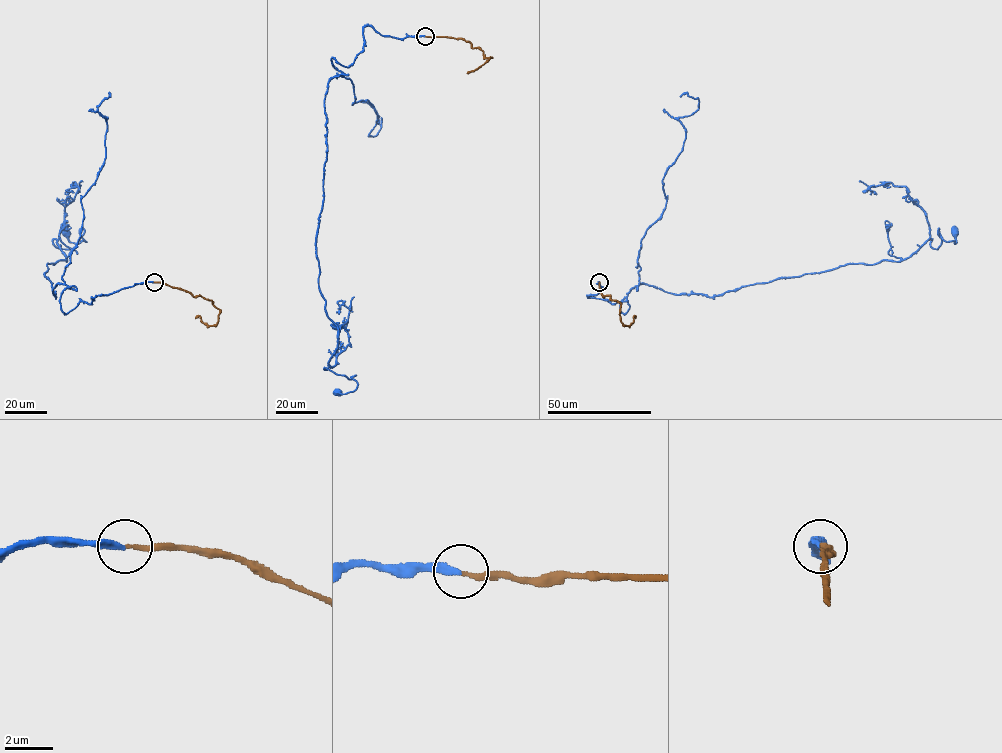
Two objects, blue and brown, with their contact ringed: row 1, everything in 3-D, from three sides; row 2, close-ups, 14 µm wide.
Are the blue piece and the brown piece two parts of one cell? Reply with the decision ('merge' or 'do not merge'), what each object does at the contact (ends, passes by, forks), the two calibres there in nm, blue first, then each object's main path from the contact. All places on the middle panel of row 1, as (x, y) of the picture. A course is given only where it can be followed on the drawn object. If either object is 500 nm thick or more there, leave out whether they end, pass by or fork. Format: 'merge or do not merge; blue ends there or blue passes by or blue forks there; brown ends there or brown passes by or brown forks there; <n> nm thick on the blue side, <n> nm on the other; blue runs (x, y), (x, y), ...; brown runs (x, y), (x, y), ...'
do not merge; blue ends there; brown ends there; 240 nm thick on the blue side, 190 nm on the other; blue runs (425, 36), (366, 25), (352, 64), (332, 58), (347, 75), (324, 105), (324, 369), (357, 383), (337, 392); brown runs (425, 36), (463, 38), (472, 48), (478, 47), (484, 58), (491, 57), (467, 73)

